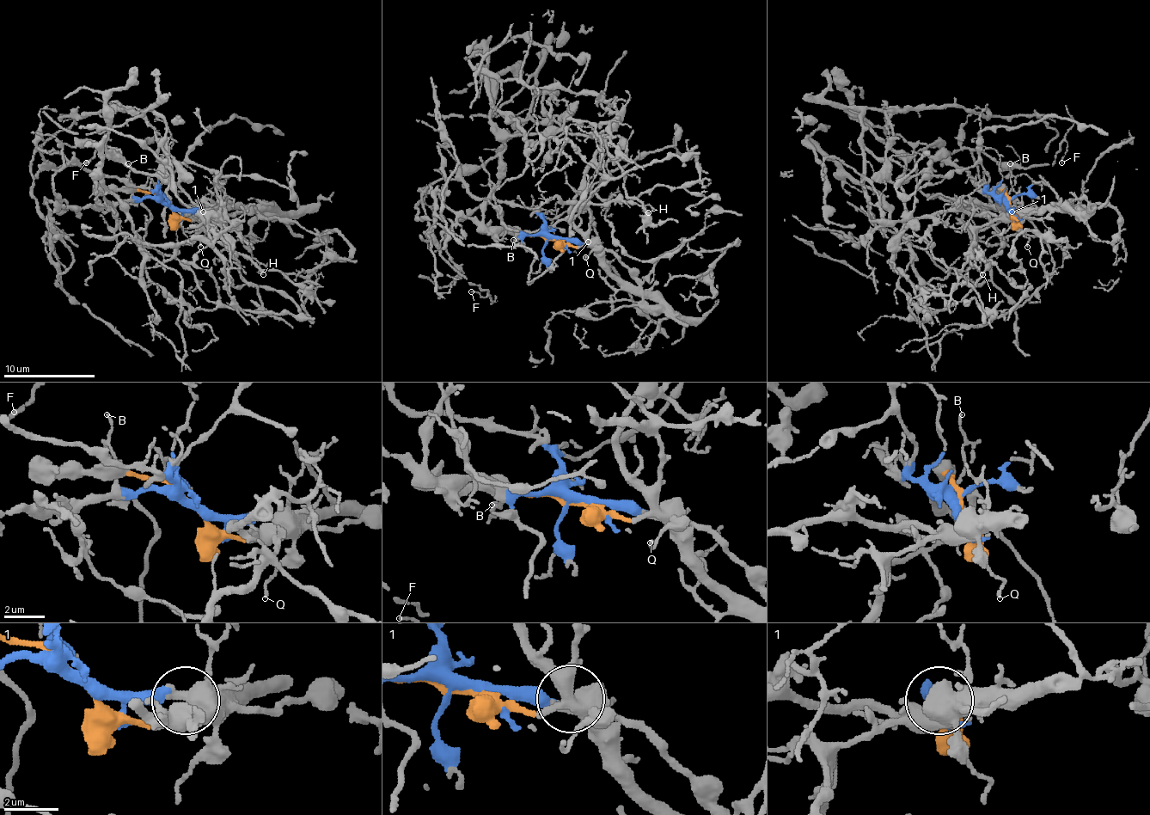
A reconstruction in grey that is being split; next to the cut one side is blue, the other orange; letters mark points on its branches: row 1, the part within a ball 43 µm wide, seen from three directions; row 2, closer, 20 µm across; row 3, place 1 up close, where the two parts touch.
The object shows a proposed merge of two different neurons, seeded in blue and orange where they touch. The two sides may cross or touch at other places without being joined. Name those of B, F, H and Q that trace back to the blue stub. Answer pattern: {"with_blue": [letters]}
{"with_blue": ["B", "F", "H"]}

